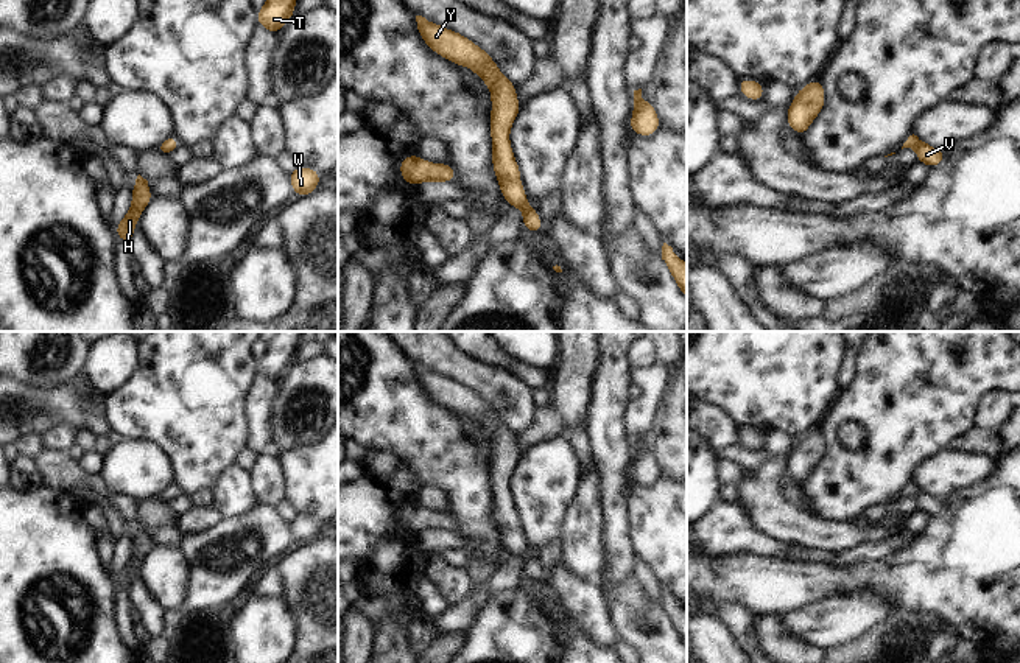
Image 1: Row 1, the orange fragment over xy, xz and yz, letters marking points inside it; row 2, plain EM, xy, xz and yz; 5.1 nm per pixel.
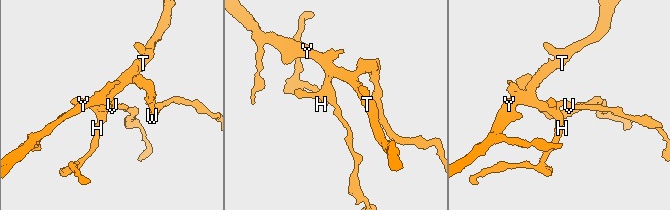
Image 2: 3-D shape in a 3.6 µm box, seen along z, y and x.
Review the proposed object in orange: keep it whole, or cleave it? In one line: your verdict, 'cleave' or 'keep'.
keep

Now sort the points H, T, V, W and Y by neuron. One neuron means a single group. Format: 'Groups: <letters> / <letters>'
Groups: H T V W Y

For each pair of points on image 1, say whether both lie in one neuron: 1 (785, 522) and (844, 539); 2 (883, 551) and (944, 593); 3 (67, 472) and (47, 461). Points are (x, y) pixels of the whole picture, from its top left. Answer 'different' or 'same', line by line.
1: same
2: different
3: same

